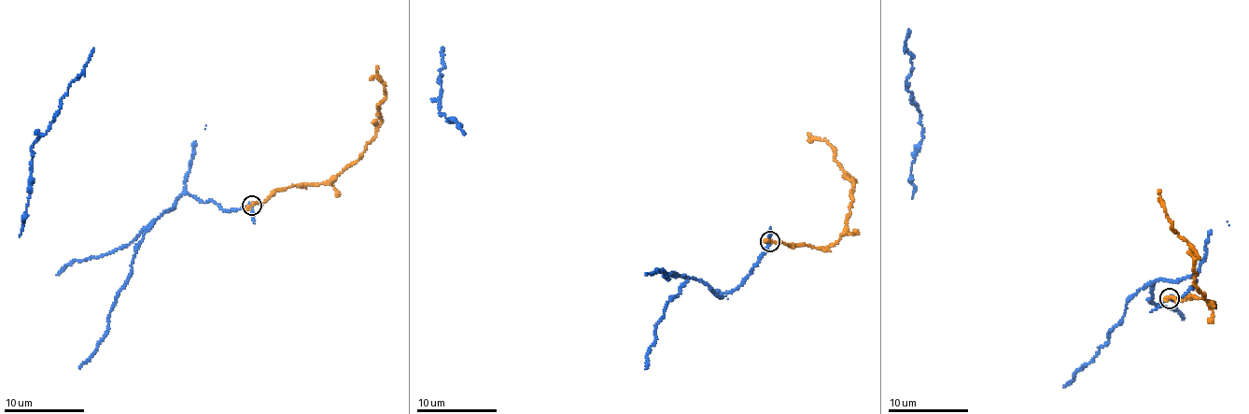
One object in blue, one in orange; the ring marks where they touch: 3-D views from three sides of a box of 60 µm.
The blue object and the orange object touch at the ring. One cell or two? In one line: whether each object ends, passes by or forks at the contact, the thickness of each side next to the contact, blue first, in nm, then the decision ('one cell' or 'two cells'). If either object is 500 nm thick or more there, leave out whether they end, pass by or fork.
blue passes by | orange ends | 240/360 nm | one cell

